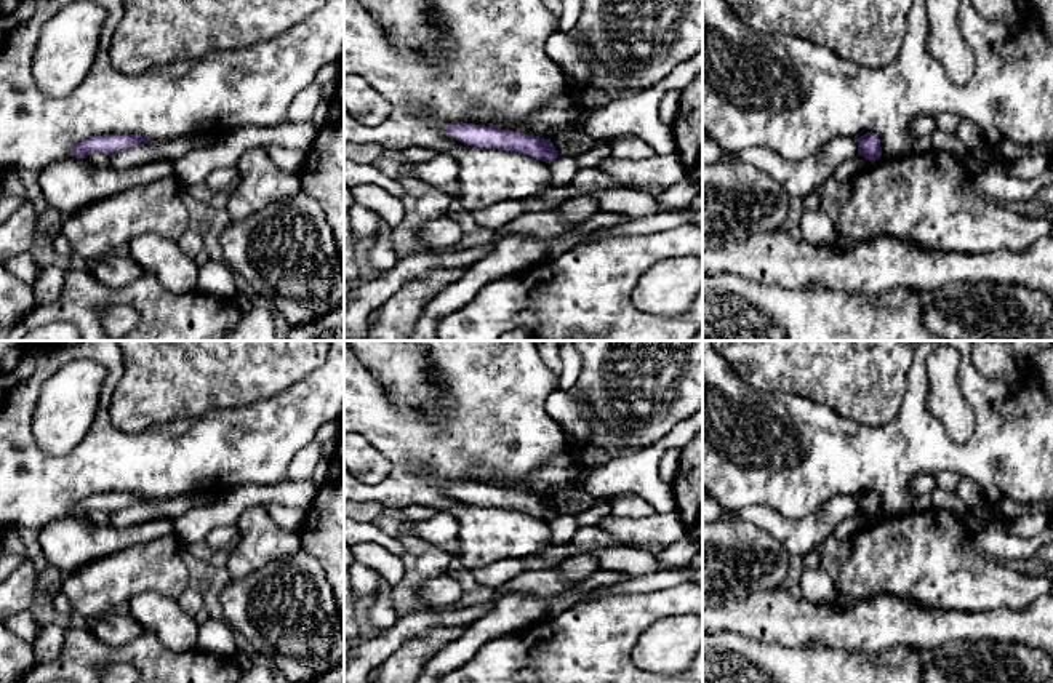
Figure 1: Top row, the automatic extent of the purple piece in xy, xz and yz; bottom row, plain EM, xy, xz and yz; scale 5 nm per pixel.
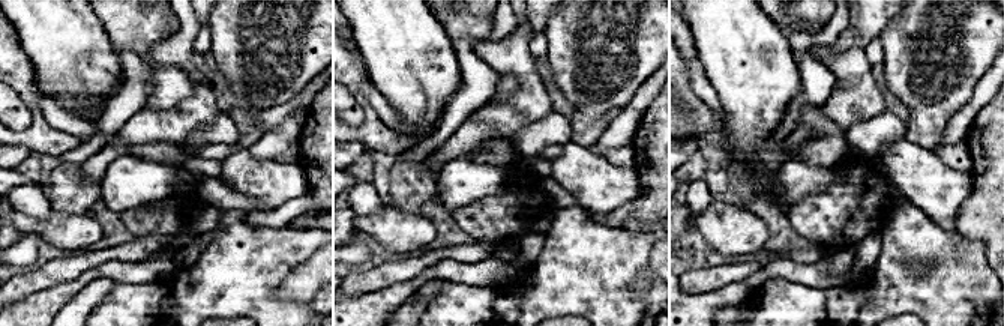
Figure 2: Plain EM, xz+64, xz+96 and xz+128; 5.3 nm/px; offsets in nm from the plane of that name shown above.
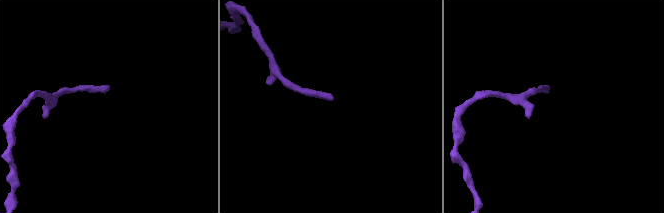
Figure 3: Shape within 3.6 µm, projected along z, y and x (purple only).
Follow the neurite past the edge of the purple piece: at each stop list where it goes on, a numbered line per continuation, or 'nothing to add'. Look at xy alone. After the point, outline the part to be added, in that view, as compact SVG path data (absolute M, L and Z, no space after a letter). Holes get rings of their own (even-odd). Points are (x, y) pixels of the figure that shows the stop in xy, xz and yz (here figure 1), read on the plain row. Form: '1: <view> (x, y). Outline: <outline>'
nothing to add

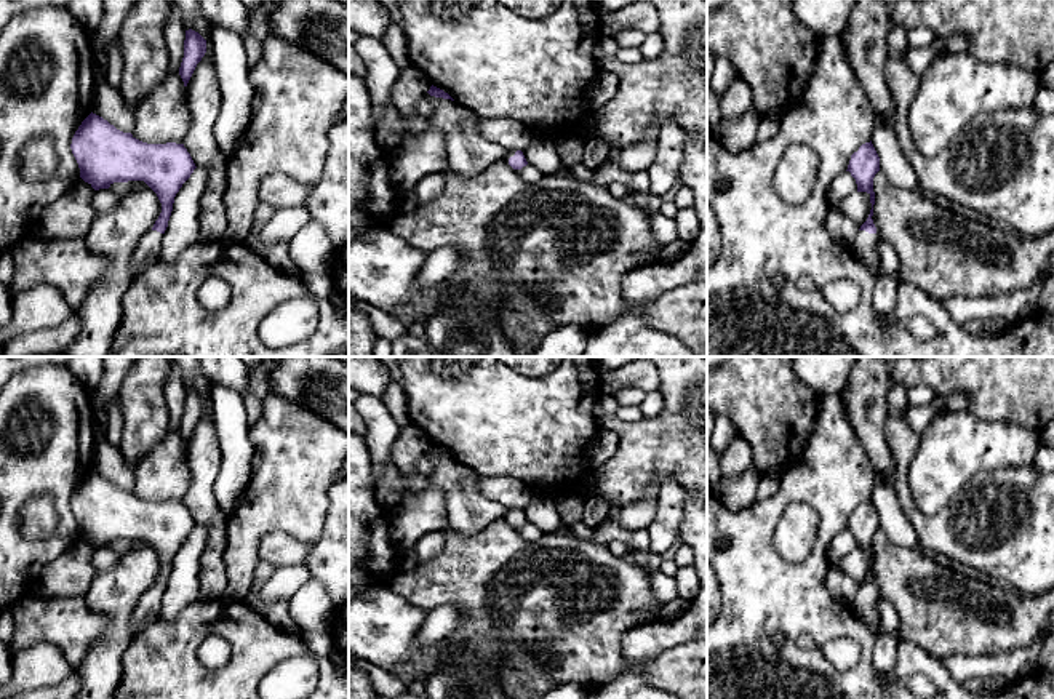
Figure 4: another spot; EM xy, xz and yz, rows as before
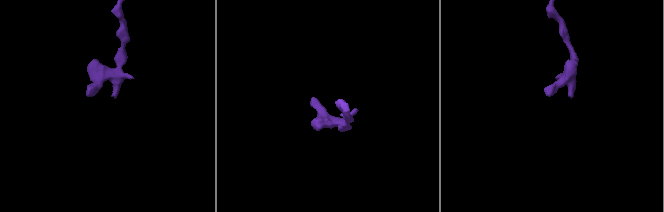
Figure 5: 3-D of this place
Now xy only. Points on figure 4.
1: xy (147, 611). Outline: M150 589L139 600L131 619L131 640L160 617L163 592Z

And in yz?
1: yz (864, 603). Outline: M859 589L852 609L859 616L859 619L870 629L872 637L880 633L881 619L876 609L878 592L868 592L865 589Z

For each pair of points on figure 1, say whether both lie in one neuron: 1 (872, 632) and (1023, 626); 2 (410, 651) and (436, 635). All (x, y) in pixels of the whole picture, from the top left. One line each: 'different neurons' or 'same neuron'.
1: same neuron
2: same neuron

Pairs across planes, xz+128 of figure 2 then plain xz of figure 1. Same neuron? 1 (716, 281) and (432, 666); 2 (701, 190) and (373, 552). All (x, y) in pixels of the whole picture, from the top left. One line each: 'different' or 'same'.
1: different
2: same

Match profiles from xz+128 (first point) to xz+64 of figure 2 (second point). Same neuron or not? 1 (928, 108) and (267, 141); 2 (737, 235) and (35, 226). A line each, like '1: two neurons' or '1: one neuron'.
1: two neurons
2: one neuron

